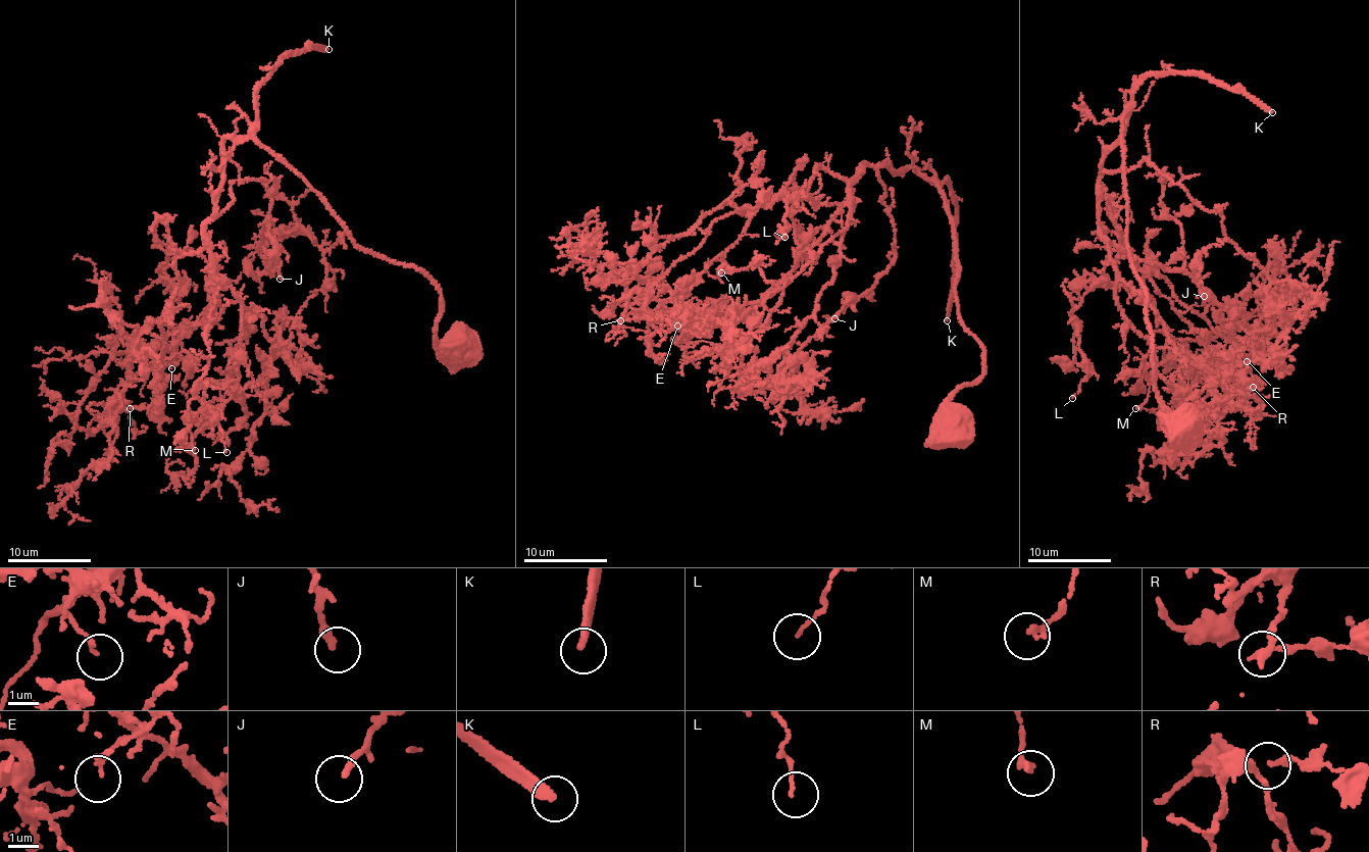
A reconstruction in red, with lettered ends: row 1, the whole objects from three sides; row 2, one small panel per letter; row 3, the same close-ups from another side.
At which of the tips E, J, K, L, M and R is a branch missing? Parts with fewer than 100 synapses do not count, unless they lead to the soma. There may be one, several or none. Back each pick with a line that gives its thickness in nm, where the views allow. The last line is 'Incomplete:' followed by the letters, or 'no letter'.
K: Thickness 320 nm
Incomplete: K

